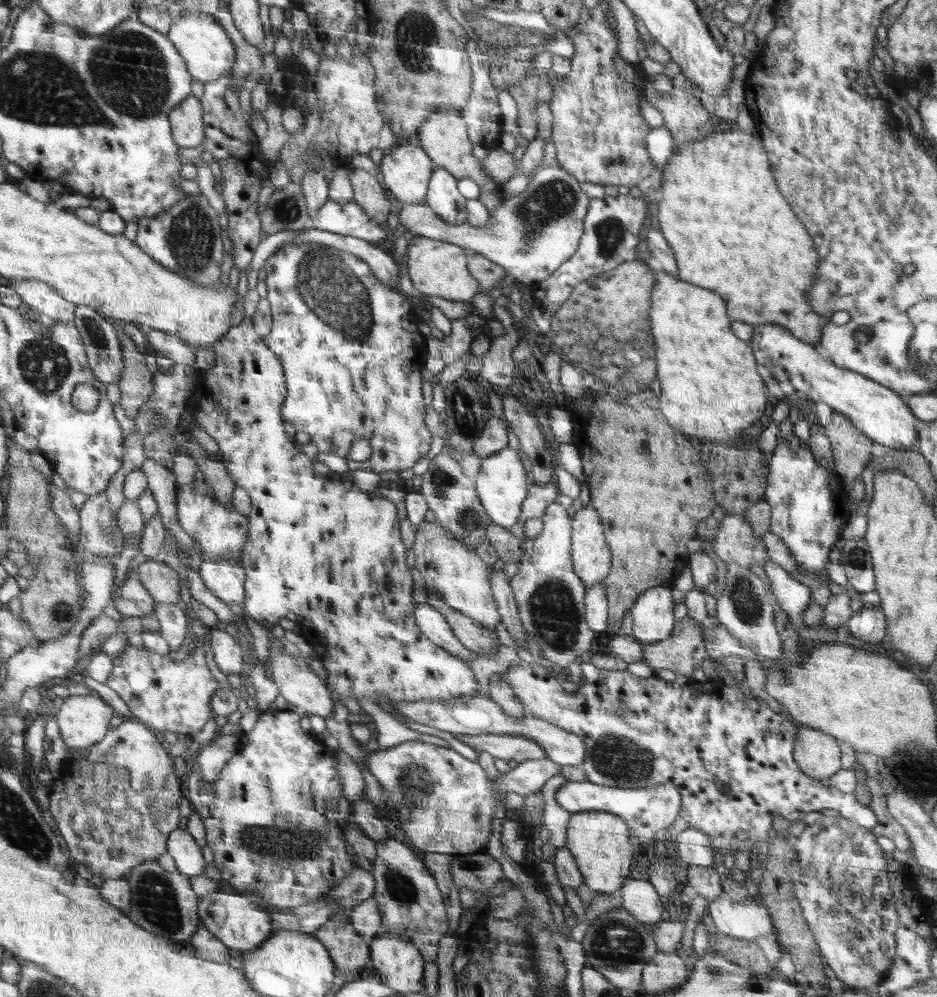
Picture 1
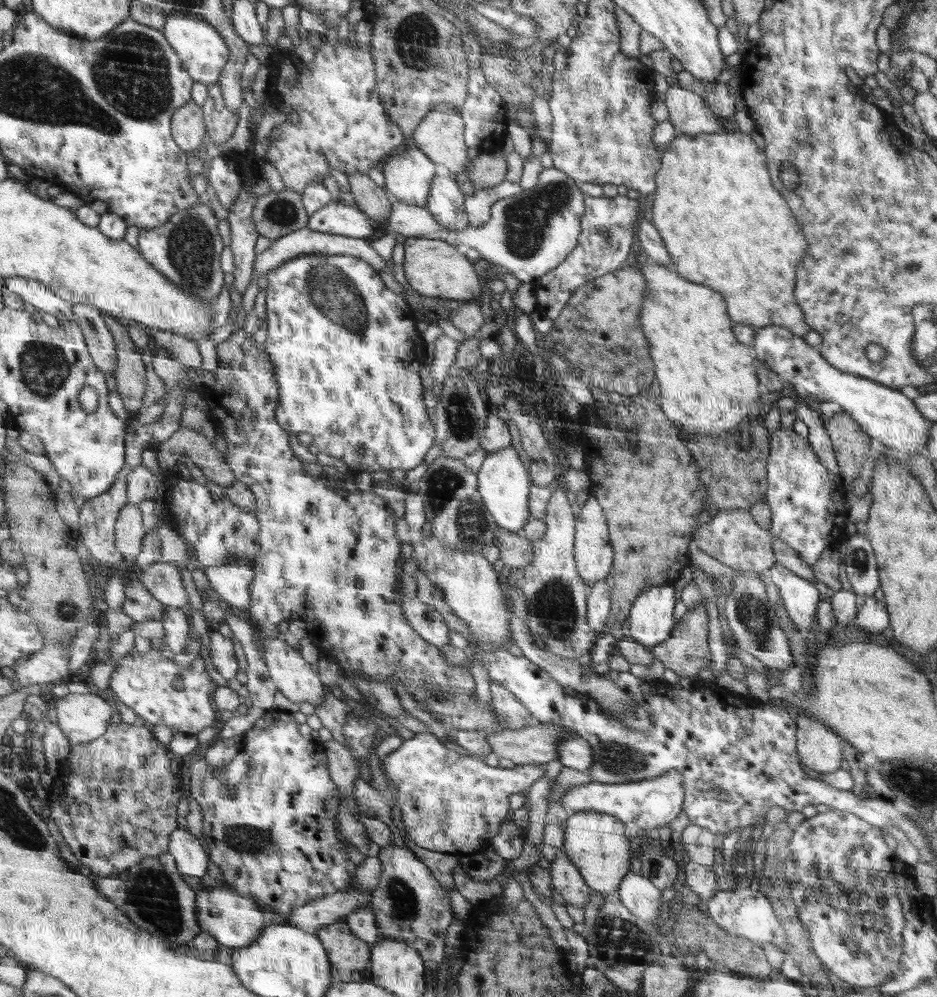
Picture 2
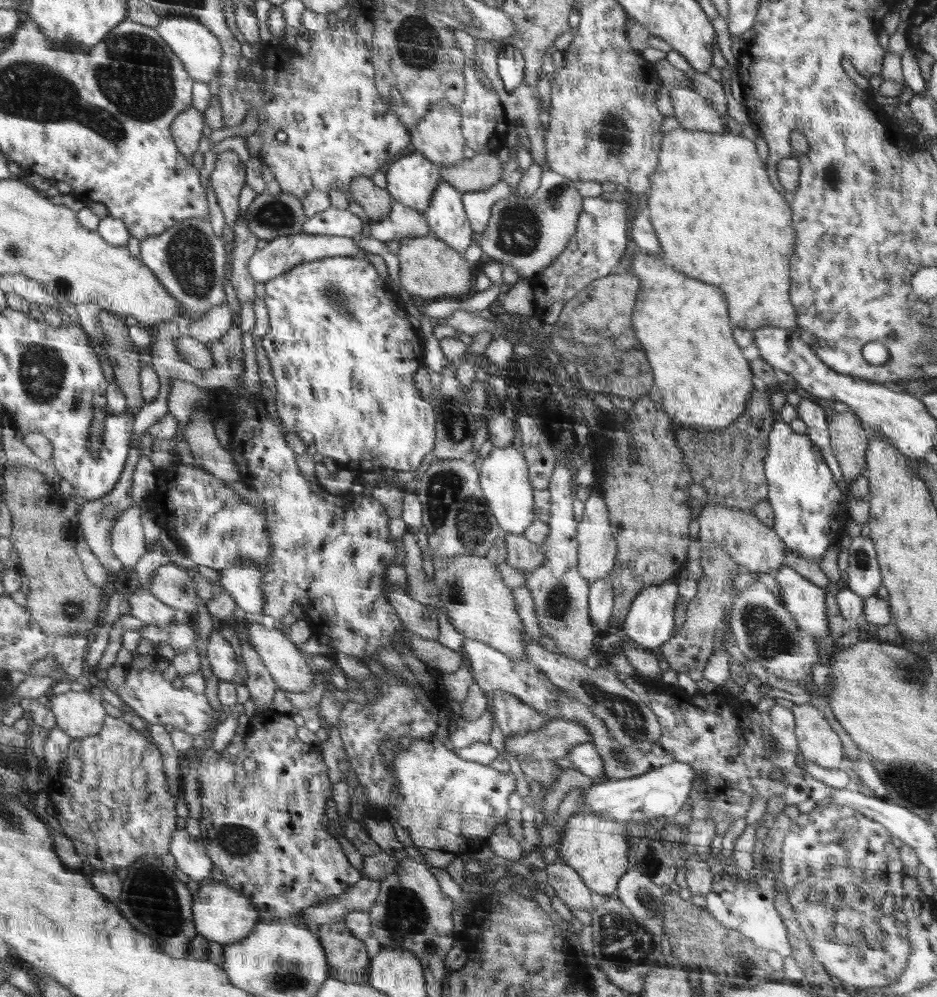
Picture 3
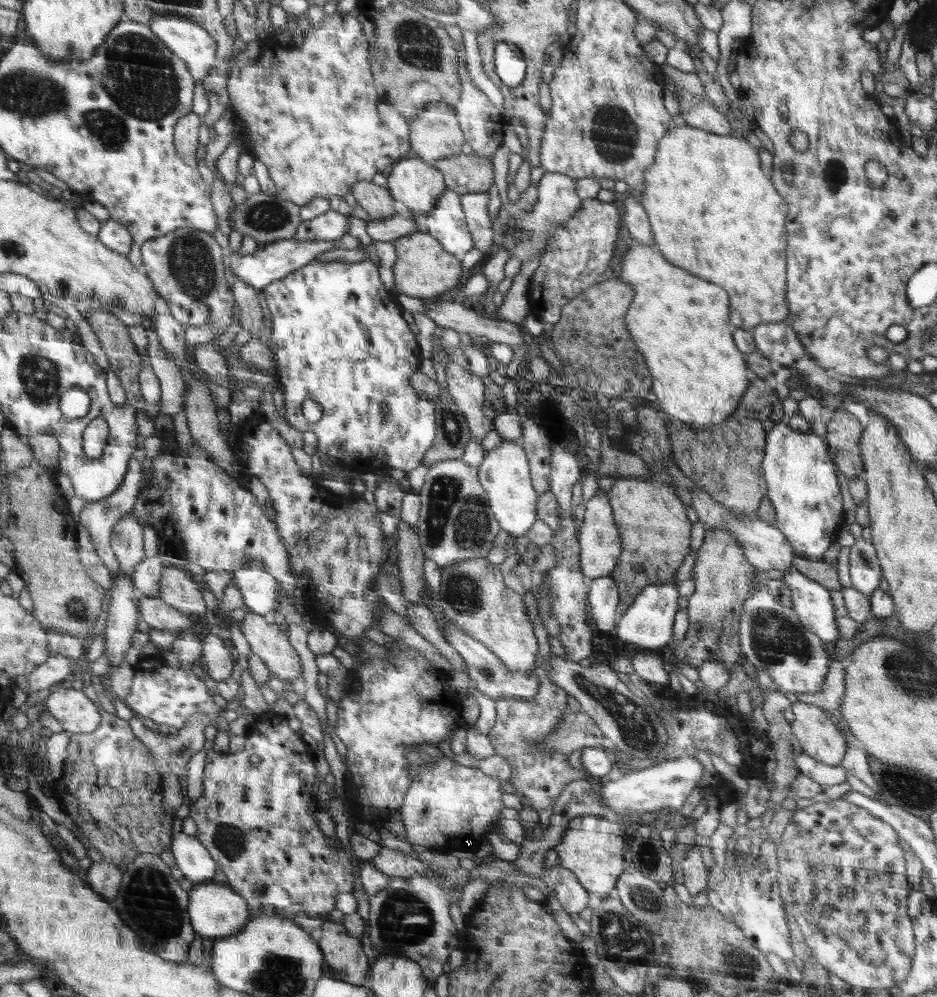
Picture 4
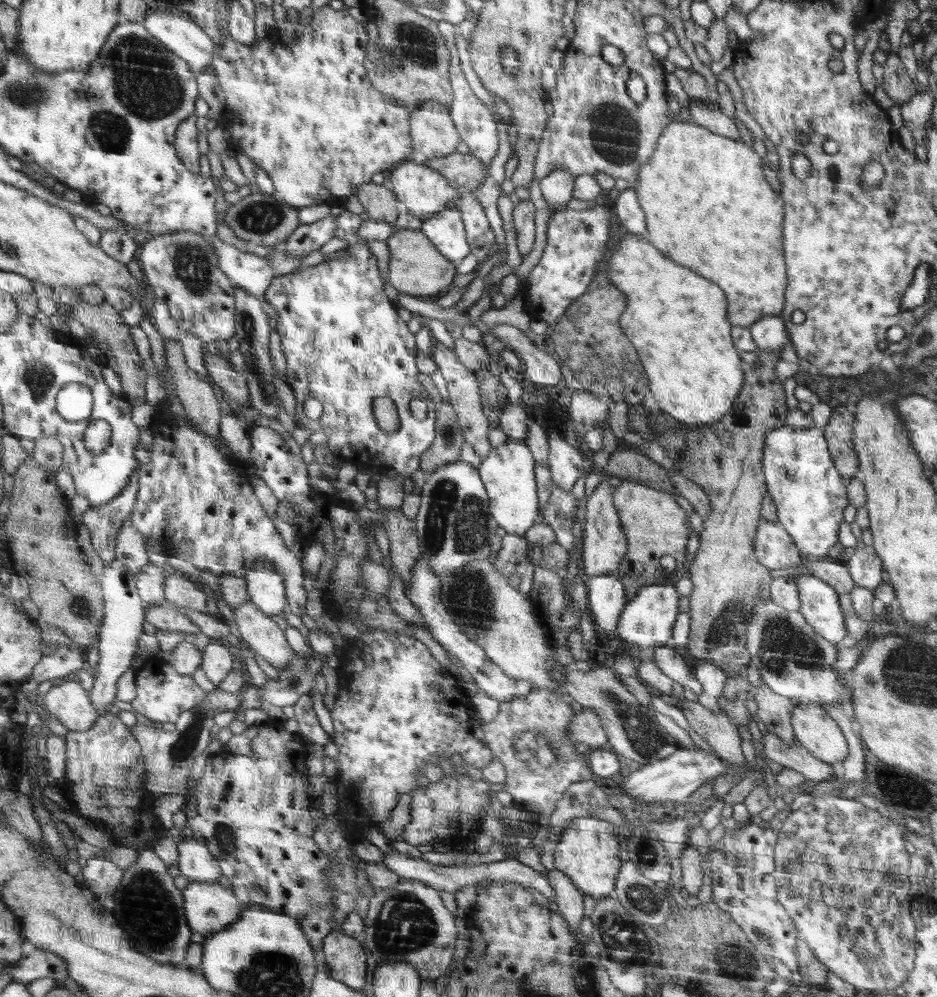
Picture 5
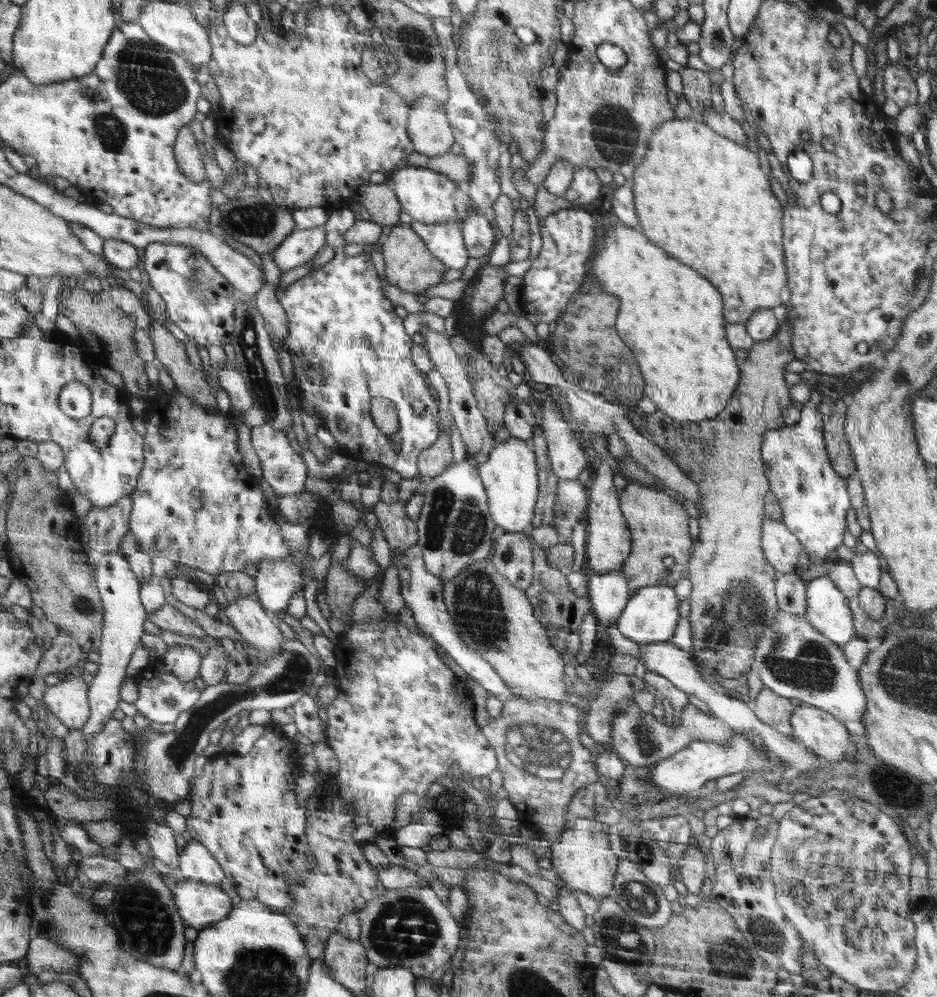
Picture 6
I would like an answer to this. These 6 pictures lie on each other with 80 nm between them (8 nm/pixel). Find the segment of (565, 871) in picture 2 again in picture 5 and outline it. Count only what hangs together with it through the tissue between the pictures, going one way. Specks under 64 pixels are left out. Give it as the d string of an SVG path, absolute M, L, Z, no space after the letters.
M558 869L548 871L547 877L550 886L554 889L554 900L558 905L557 912L560 912L570 922L570 926L579 929L585 916L581 890L566 873Z

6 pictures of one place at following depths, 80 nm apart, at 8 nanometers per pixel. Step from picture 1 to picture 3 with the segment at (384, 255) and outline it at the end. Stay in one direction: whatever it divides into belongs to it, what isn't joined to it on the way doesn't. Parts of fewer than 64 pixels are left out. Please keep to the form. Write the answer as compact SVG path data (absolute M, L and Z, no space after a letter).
M296 234L292 236L282 236L268 241L267 244L258 249L249 260L248 270L255 282L264 282L265 284L275 276L280 276L292 267L297 267L302 263L325 259L326 257L361 257L364 258L362 250L352 237L342 236L314 236L308 234Z

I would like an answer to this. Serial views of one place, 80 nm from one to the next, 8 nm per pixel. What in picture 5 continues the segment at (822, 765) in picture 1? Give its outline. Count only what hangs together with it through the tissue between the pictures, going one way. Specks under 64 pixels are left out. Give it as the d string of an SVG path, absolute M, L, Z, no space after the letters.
M797 702L791 715L791 725L797 743L807 748L815 757L818 757L818 760L832 765L834 762L843 761L849 754L848 741L842 728L824 708L816 703Z

